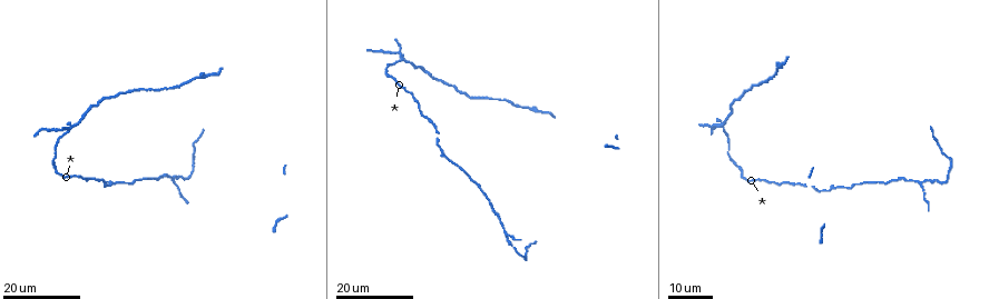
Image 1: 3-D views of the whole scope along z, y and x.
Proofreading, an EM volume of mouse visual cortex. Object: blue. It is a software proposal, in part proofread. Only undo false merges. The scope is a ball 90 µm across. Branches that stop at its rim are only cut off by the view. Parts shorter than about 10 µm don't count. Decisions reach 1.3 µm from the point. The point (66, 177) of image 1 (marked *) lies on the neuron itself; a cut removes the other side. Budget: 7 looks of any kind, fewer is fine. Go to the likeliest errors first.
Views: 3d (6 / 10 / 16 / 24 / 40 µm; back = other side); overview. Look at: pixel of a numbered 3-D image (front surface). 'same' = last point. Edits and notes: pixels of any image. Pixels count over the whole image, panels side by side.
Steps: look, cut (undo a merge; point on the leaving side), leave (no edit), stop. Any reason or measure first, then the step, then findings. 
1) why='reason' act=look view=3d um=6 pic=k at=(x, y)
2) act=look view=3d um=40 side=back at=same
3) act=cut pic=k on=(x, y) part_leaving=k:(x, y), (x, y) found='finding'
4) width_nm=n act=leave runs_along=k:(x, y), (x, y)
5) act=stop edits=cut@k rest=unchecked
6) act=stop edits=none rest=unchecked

why='four-way junction' act=look view=3d um=16 pic=1 at=(720, 124)

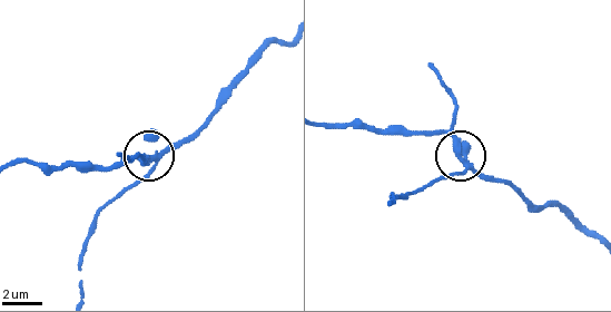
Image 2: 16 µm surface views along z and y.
why='zoom in' act=look view=3d um=10 pic=2 at=(459, 158)

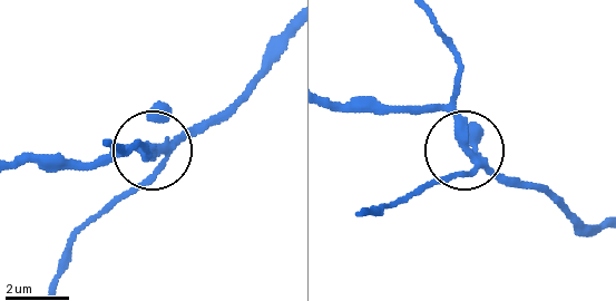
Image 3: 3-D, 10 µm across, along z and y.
act=leave found='all the same neuron'

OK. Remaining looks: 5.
why='three-way junction' act=look view=3d um=24 pic=1 at=(922, 182)

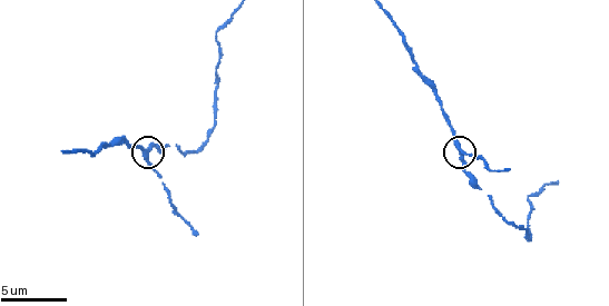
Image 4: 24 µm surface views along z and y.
act=look view=3d um=6 pic=4 at=(456, 147)

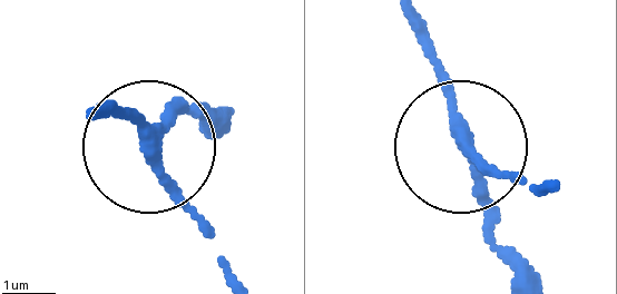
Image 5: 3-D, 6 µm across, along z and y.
act=leave found='one neuron here'

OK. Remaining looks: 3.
why='calibre changes' act=look view=3d um=16 pic=1 at=(529, 108)

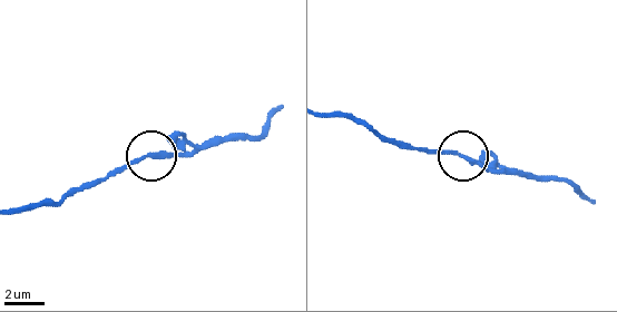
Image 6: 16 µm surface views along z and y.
act=look view=3d um=6 pic=6 at=(469, 159)

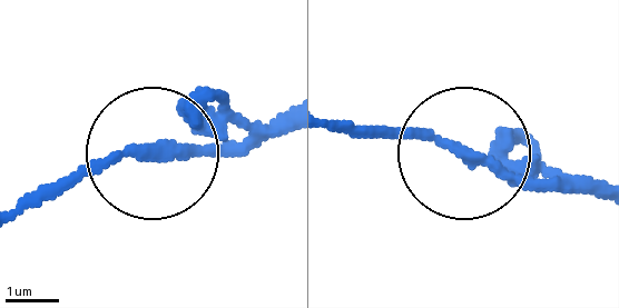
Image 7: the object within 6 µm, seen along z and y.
width_nm=220 act=leave runs_along=7:(16, 214), (109, 165), (216, 130), (282, 126) found='continuous, no second neuron'

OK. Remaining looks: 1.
act=stop edits=none rest=unchecked

